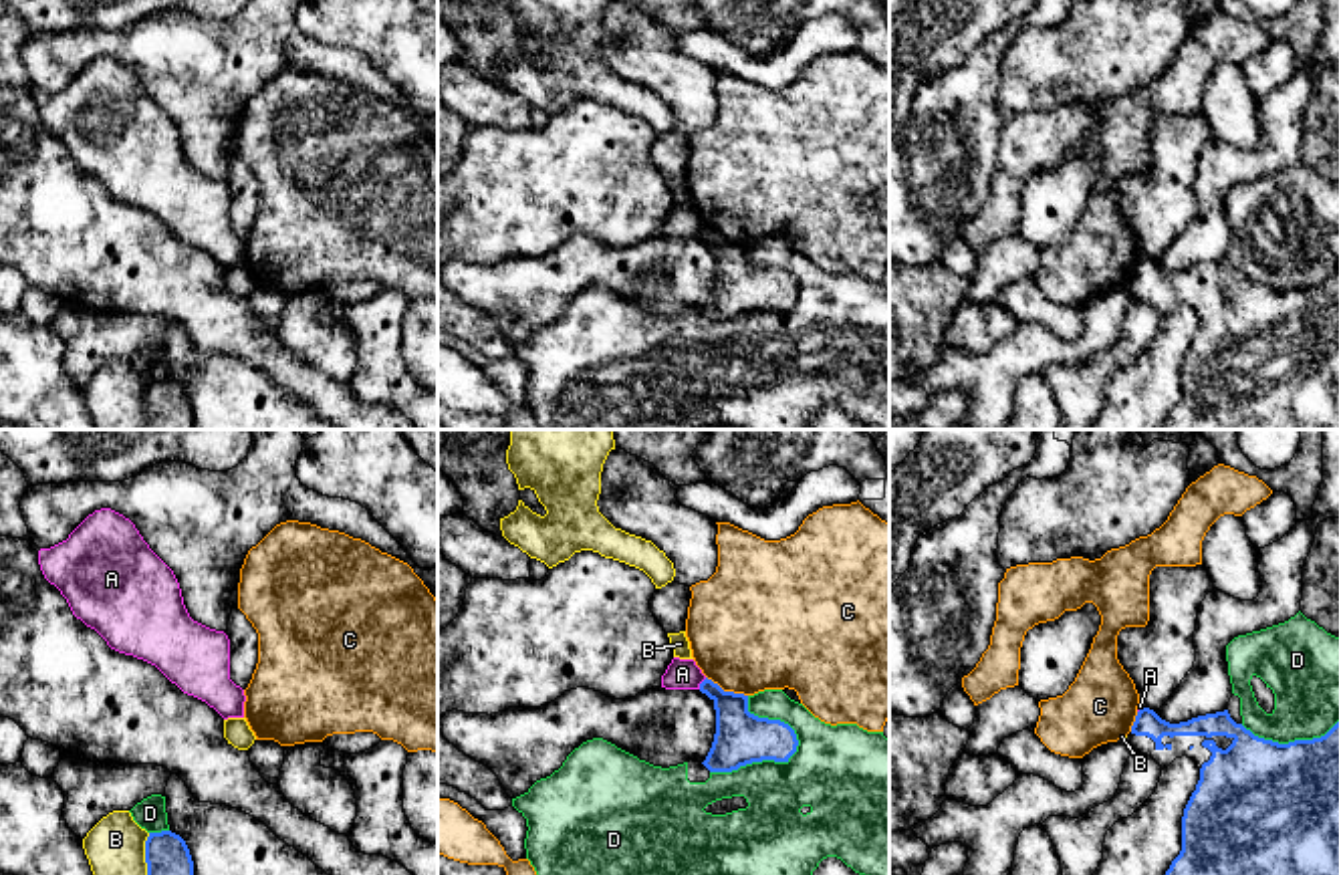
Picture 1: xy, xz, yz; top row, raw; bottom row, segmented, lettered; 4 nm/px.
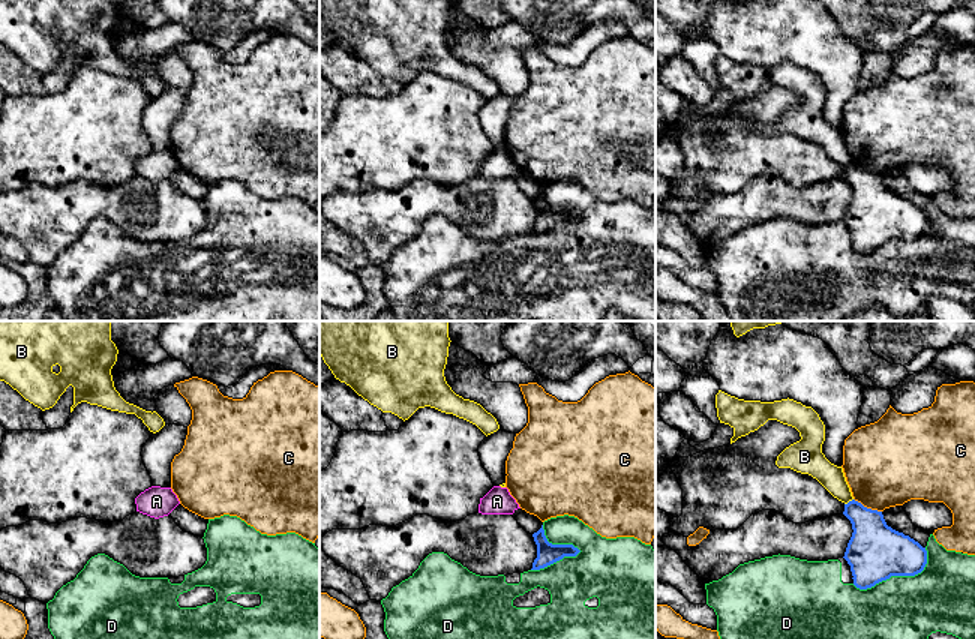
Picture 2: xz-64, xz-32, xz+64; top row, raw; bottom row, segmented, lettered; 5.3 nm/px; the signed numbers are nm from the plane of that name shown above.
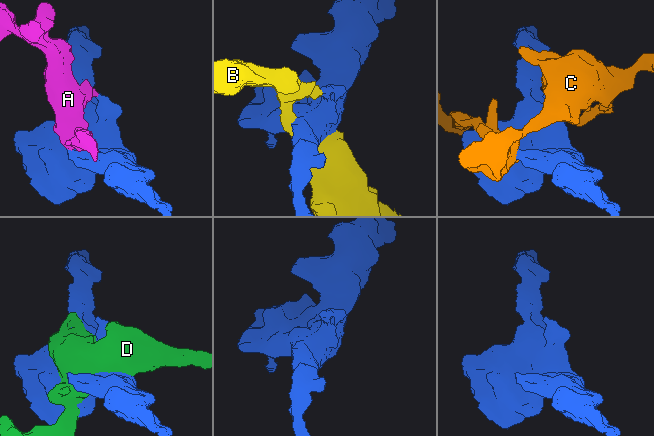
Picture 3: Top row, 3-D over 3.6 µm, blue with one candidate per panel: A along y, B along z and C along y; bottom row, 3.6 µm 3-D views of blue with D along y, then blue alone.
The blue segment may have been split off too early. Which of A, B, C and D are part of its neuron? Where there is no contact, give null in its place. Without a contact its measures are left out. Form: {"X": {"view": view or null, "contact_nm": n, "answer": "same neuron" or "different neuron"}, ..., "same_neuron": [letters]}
{"A": {"view": "xz", "contact_nm": 60, "answer": "different neuron"}, "B": {"view": "xy", "contact_nm": 170, "answer": "different neuron"}, "C": {"view": "xz", "contact_nm": 190, "answer": "different neuron"}, "D": {"view": "xz", "contact_nm": 380, "answer": "different neuron"}, "same_neuron": []}

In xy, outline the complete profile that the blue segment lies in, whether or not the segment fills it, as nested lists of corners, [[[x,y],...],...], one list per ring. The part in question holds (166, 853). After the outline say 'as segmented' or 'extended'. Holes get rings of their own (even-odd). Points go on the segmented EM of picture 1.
[[[149,833],[145,841],[147,875],[194,875],[194,861],[186,841],[171,833]]]; as segmented

